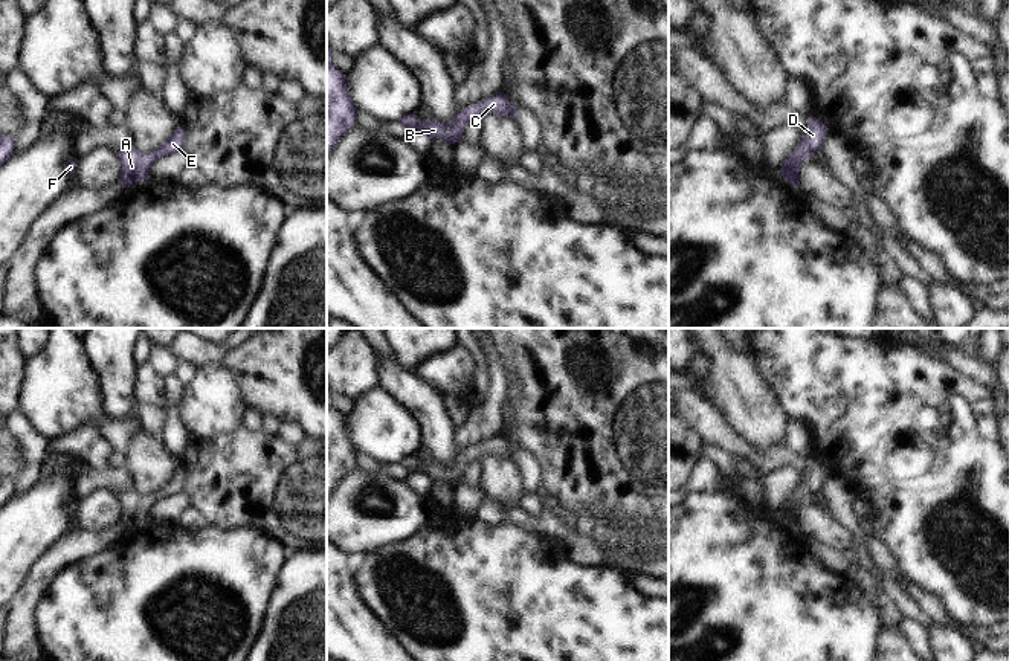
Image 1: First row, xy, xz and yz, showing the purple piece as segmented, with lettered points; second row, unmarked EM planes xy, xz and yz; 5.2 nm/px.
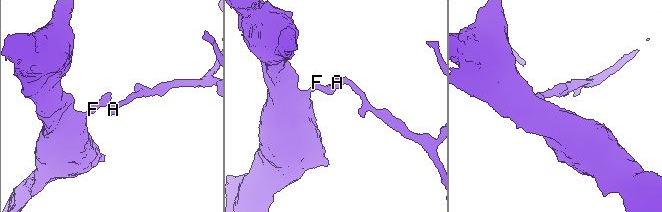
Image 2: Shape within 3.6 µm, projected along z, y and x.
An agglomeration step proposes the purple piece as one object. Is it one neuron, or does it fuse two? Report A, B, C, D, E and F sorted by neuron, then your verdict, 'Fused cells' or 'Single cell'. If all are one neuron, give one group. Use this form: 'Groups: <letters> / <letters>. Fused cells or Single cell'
Groups: A B C D E F. Single cell.

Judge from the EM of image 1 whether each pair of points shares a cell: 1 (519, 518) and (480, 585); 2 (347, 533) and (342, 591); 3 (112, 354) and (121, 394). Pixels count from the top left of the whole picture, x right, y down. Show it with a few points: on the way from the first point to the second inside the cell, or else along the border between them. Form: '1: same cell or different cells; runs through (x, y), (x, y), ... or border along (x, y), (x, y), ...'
1: different cells; border along (506, 521), (544, 536)
2: different cells; border along (342, 550), (347, 553)
3: same cell; runs through (113, 364), (118, 385)

